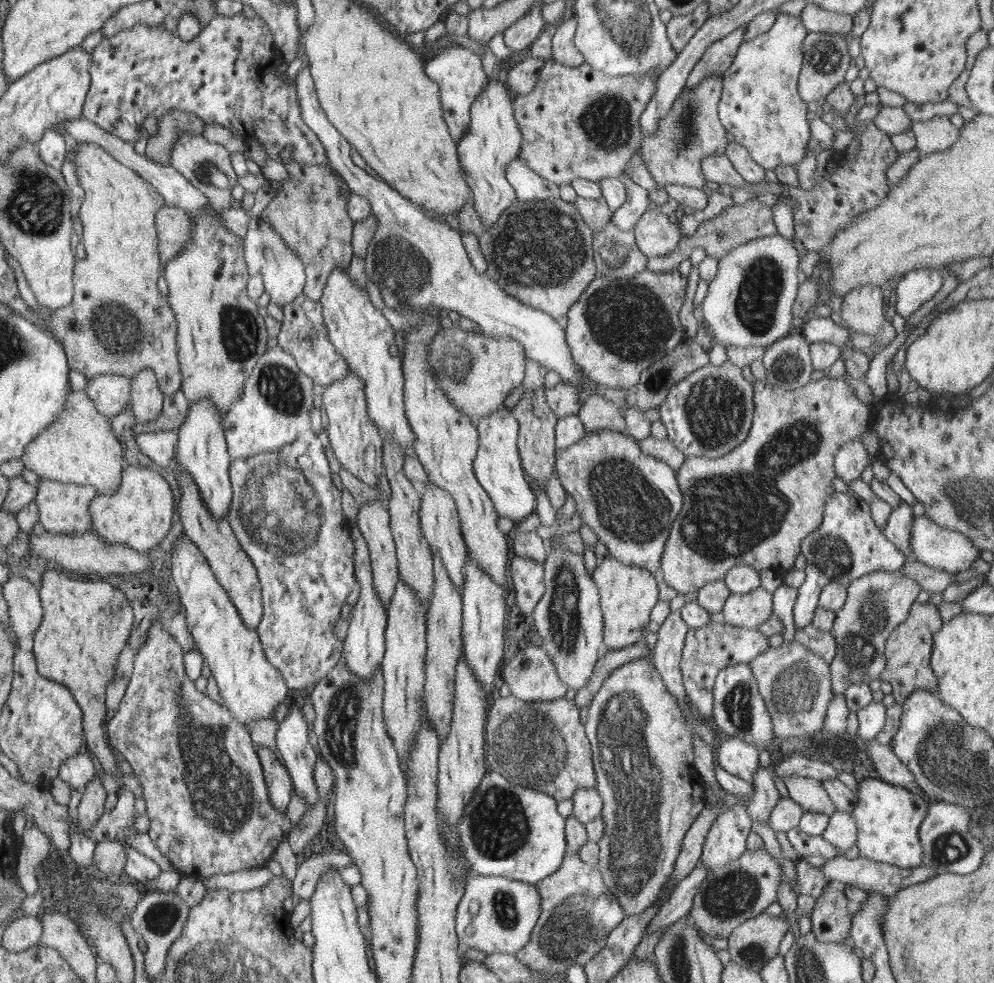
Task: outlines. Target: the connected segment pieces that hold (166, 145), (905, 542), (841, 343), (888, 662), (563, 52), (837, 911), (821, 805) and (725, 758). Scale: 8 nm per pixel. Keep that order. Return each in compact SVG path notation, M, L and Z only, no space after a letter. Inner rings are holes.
M181 110L170 111L166 118L157 121L157 132L148 138L144 156L153 162L167 165L173 143L183 132L199 135L203 130L205 122L192 114L193 112L184 113Z
M902 501L897 508L891 510L887 524L881 531L887 541L893 543L897 547L897 551L909 560L912 559L911 548L909 548L909 529L911 529L913 518L911 506Z
M830 317L809 319L801 327L801 335L807 341L808 345L825 341L827 343L833 343L840 350L850 342L848 328L841 328Z
M914 601L908 610L908 616L886 638L884 644L884 667L879 679L889 682L892 686L894 702L901 704L905 698L917 689L930 693L937 690L937 681L930 667L932 638L941 629L941 620L937 606L933 603L919 603Z
M573 18L566 22L560 22L557 25L550 41L552 61L570 66L584 63L584 58L574 47L575 30L576 21Z
M827 883L810 913L811 932L821 943L841 943L849 936L850 904L840 886Z
M790 774L783 782L789 799L796 802L804 813L833 814L834 804L819 781Z
M720 737L713 753L715 764L725 772L752 784L752 776L758 768L757 748L735 737Z

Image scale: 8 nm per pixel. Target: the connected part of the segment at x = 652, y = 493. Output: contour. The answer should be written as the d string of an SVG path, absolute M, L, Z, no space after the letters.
M601 429L586 432L575 444L554 450L555 477L567 495L575 503L575 514L595 533L603 543L607 554L625 565L633 565L654 574L663 553L663 545L669 534L671 522L682 508L682 497L674 470L662 460L645 456L638 442L626 433Z

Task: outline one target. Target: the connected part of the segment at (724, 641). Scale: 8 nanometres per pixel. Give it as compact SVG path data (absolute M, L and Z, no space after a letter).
M711 623L703 630L688 628L678 667L687 701L703 722L712 723L712 688L716 674L726 666L748 663L767 648L767 636L755 629L743 629L726 623Z

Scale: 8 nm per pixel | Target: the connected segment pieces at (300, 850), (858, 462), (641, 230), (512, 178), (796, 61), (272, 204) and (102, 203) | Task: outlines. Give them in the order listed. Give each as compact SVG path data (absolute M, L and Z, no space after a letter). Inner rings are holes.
M319 797L316 803L305 809L300 821L287 832L286 839L296 856L303 856L306 853L307 844L319 833L325 820L327 802L329 802L327 797Z
M857 438L851 442L846 442L839 447L834 456L835 478L848 484L860 478L859 474L863 472L863 467L866 464L868 464L867 453L861 440Z
M647 208L637 219L632 228L637 248L648 258L669 254L679 240L679 231L675 223L669 222L667 215L662 214L659 208Z
M518 156L513 157L507 163L505 178L512 186L517 201L540 201L559 198L557 185L539 176Z
M773 12L773 26L737 48L731 65L722 74L722 91L717 103L718 119L729 141L743 146L764 170L779 165L795 166L807 156L806 145L811 139L810 114L796 91L803 56L801 44L808 32L798 16Z
M294 160L283 166L289 174L289 179L281 181L282 185L277 194L264 208L263 218L298 254L305 267L305 288L302 294L317 301L322 296L331 272L335 269L345 271L353 253L350 243L353 220L346 213L350 187L327 166L302 164ZM279 200L285 202L287 212L279 212ZM281 224L291 224L291 228L281 228Z
M67 139L66 151L69 152L70 158L73 158L74 166L77 166L77 175L82 189L85 191L83 202L80 204L78 218L81 222L81 242L79 243L79 254L81 259L75 262L74 268L74 301L69 305L50 310L49 315L40 315L37 311L33 311L38 317L41 317L46 323L50 324L53 336L62 342L63 349L66 353L66 362L69 368L79 371L85 378L98 377L105 374L116 374L130 379L135 373L141 372L143 369L151 369L158 382L159 390L162 394L177 393L181 389L182 375L181 369L177 368L178 356L175 356L175 326L169 326L169 318L173 320L173 314L169 312L169 306L165 302L165 298L159 296L157 292L157 270L159 270L158 235L155 227L155 216L159 209L165 204L165 199L151 186L150 182L143 179L130 167L123 166L113 155L107 154L102 147L89 142L75 142L75 140Z

